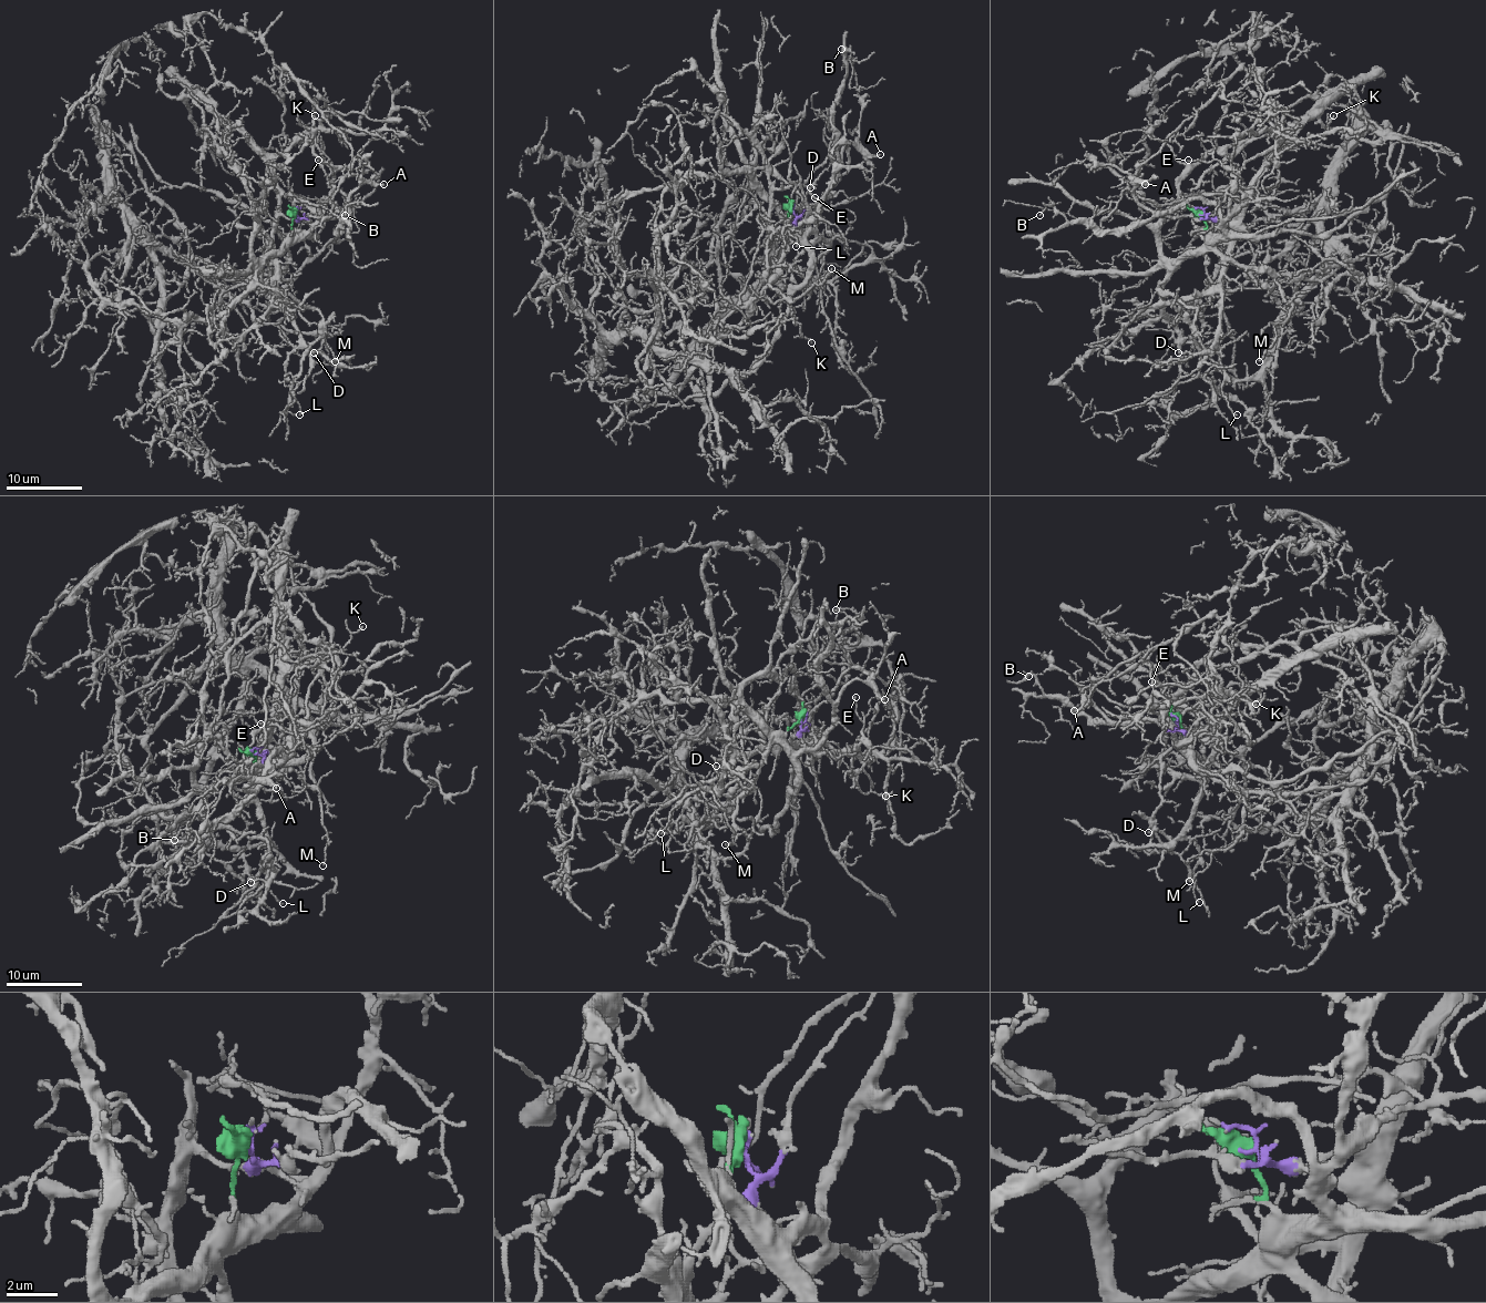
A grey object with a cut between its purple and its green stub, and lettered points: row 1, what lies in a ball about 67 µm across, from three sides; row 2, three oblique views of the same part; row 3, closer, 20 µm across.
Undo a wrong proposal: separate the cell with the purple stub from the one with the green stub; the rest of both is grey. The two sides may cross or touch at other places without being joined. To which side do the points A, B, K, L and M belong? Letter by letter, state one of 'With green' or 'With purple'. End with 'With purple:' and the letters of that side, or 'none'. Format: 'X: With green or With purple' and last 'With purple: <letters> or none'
A: With green
B: With green
K: With purple
L: With purple
M: With green
With purple: K, L

